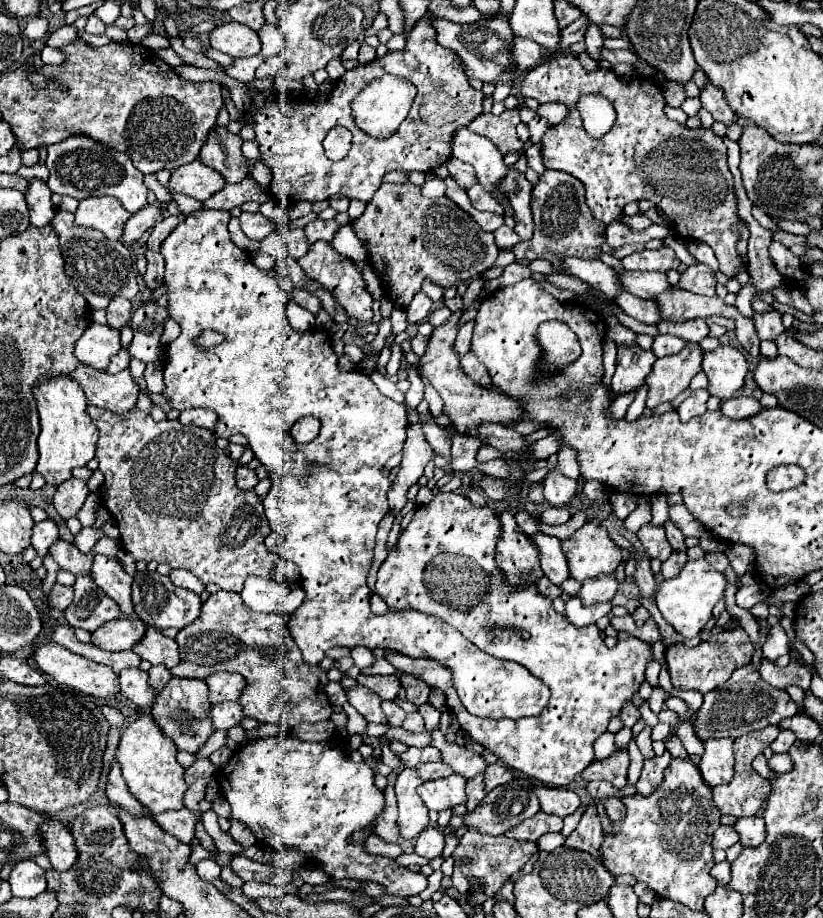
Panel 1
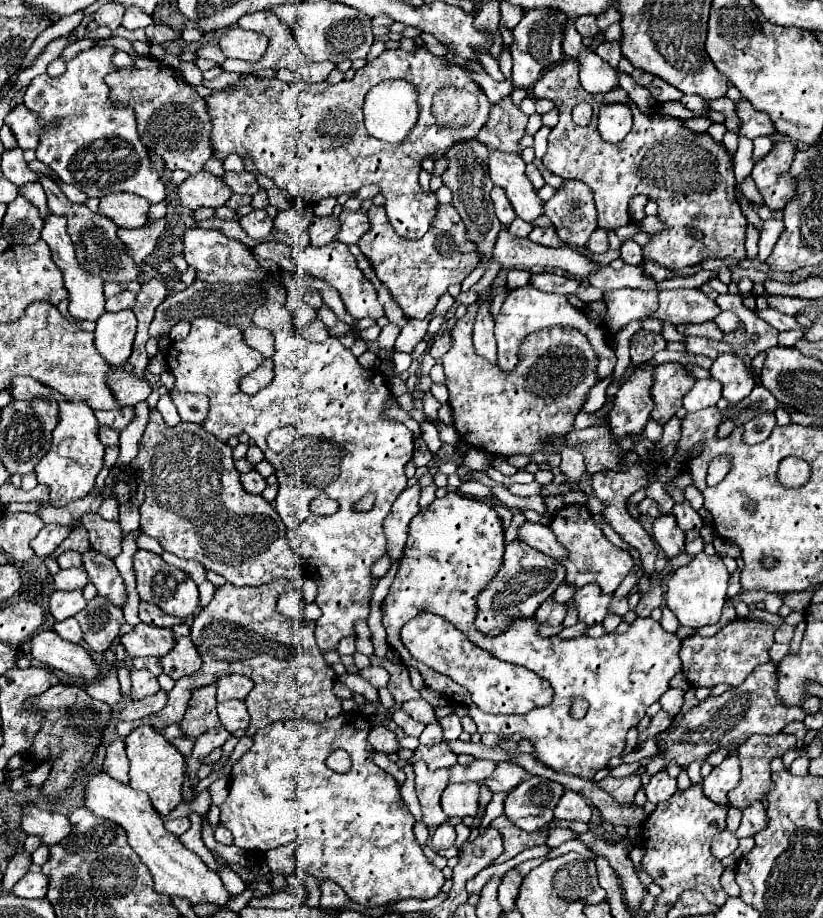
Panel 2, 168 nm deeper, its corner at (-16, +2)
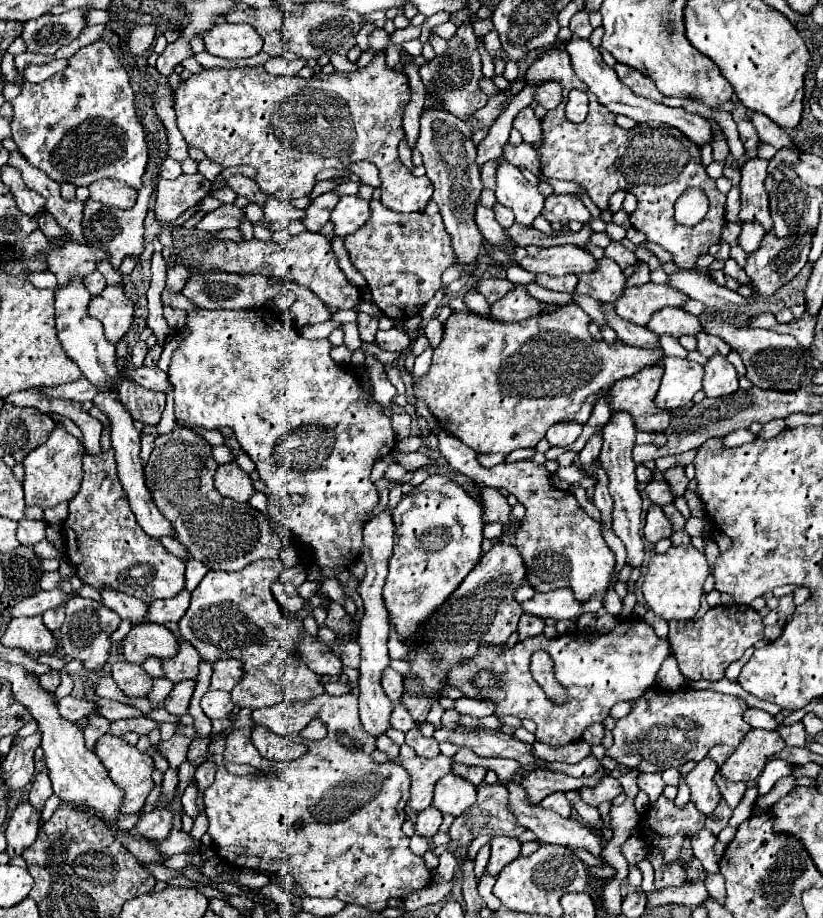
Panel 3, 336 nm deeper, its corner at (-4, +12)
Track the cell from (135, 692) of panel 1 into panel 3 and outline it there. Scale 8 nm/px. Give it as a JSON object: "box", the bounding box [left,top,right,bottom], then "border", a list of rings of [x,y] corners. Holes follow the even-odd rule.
{"box":[112,661,152,697],"border":[[[128,661],[114,663],[112,677],[124,693],[134,697],[146,697],[152,689],[152,677],[140,665],[134,665]]]}

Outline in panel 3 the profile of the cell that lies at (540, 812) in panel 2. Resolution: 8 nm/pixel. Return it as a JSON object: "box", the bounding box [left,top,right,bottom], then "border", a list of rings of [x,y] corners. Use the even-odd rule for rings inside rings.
{"box":[520,769,604,805],"border":[[[536,769],[536,771],[530,771],[524,777],[520,777],[520,785],[526,791],[526,801],[530,801],[532,805],[538,805],[550,793],[578,791],[582,785],[596,785],[596,781],[602,775],[604,775],[604,769],[596,771],[592,777],[574,779],[574,777],[568,777],[566,773],[558,773],[558,771],[550,771],[550,769]]]}

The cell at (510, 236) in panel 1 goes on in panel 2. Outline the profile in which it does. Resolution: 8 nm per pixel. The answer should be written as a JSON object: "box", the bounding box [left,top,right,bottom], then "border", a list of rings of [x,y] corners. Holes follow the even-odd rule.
{"box":[508,219,534,237],"border":[[[514,219],[510,225],[508,225],[508,231],[516,237],[526,237],[534,227],[530,223],[524,223],[522,219]]]}

